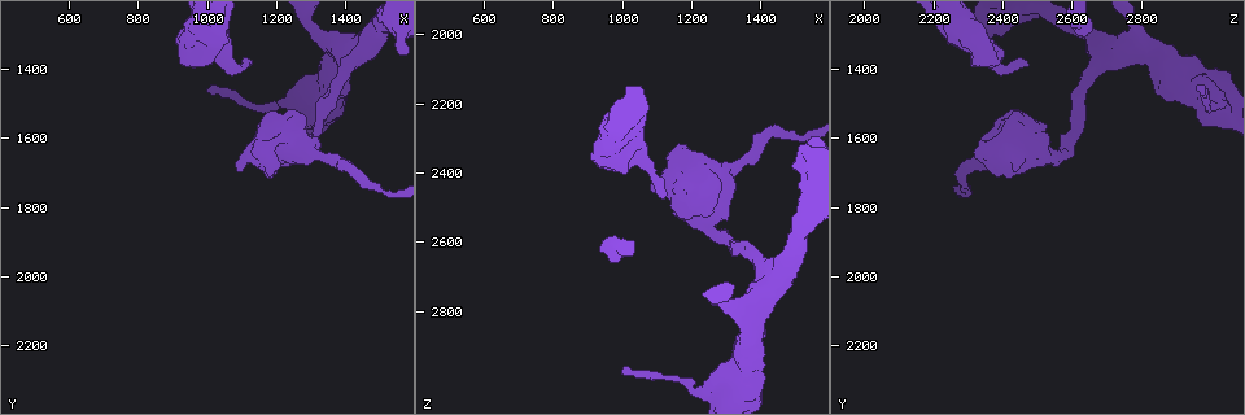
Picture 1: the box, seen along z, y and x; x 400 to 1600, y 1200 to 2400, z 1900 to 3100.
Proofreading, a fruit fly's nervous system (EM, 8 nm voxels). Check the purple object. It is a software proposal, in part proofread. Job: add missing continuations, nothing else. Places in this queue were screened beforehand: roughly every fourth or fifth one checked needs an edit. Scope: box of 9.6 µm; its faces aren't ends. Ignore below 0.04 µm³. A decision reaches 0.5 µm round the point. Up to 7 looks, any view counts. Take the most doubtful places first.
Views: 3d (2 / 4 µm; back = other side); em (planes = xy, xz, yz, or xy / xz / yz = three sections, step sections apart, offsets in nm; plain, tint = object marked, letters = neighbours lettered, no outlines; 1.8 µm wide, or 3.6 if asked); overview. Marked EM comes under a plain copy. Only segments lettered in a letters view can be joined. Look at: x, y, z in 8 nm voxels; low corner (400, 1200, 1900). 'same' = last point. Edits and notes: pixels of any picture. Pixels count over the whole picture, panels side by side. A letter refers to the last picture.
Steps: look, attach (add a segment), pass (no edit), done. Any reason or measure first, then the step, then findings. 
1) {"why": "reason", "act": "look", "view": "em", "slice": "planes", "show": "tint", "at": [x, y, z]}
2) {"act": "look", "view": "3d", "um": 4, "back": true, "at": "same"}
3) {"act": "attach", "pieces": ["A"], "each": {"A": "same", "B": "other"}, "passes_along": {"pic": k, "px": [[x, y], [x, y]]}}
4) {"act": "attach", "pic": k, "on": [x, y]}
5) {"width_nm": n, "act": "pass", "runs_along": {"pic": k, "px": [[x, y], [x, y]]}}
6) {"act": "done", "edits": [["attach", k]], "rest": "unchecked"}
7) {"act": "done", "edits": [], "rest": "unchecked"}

{"why": "branch stops here", "act": "look", "view": "3d", "um": 4, "back": true, "at": [1110, 1390, 2470]}

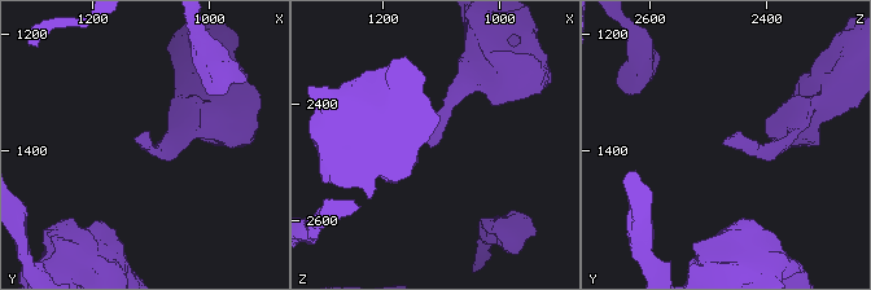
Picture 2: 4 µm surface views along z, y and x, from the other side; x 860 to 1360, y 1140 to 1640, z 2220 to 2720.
{"why": "need the tissue", "act": "look", "view": "em", "slice": "planes", "show": "letters", "at": [1115, 1390, 2470]}

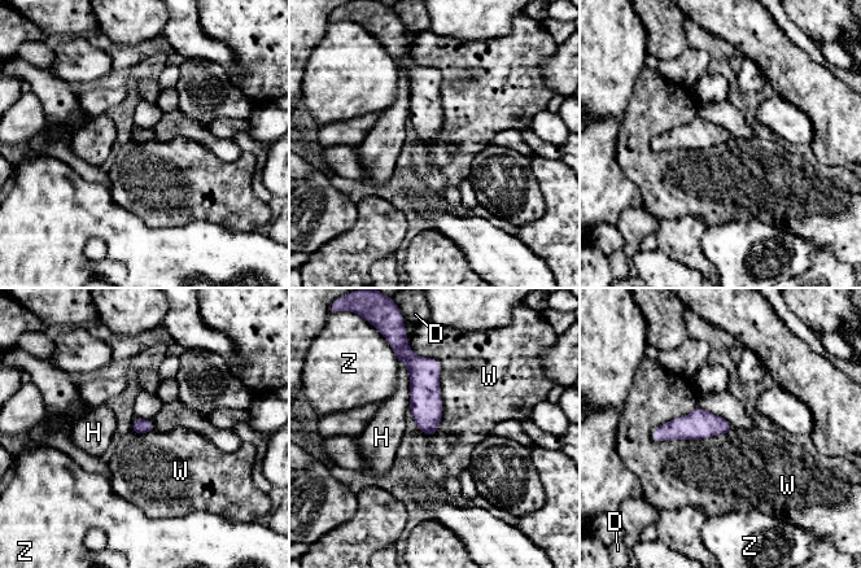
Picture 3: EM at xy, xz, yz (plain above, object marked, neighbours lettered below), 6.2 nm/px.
{"act": "pass", "each": {"D": "other", "H": "other", "W": "other", "Z": "other"}, "found": "none of them fits"}

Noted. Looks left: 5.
{"why": "branch stops here", "act": "look", "view": "em", "slice": "planes", "show": "tint", "at": [1440, 1370, 2760]}

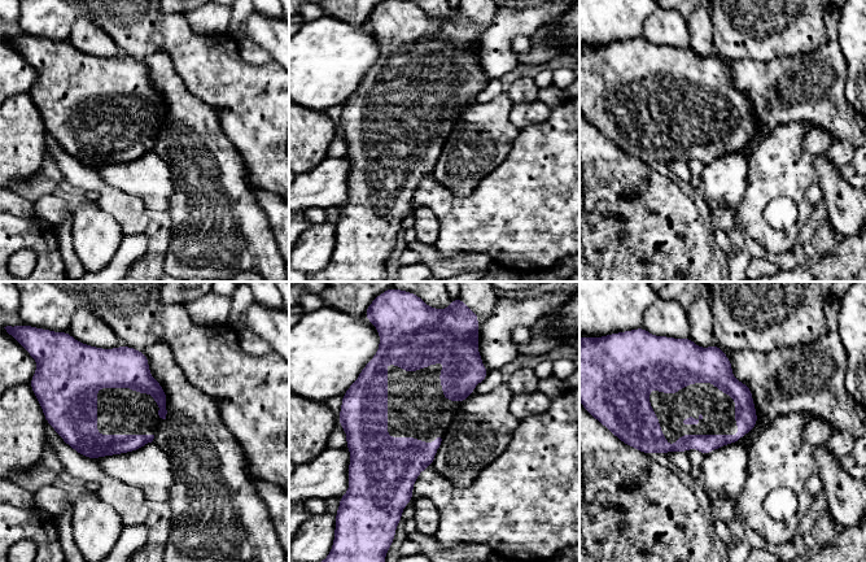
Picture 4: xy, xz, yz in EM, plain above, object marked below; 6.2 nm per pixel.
{"act": "look", "view": "em", "slice": "planes", "show": "letters", "at": "same"}

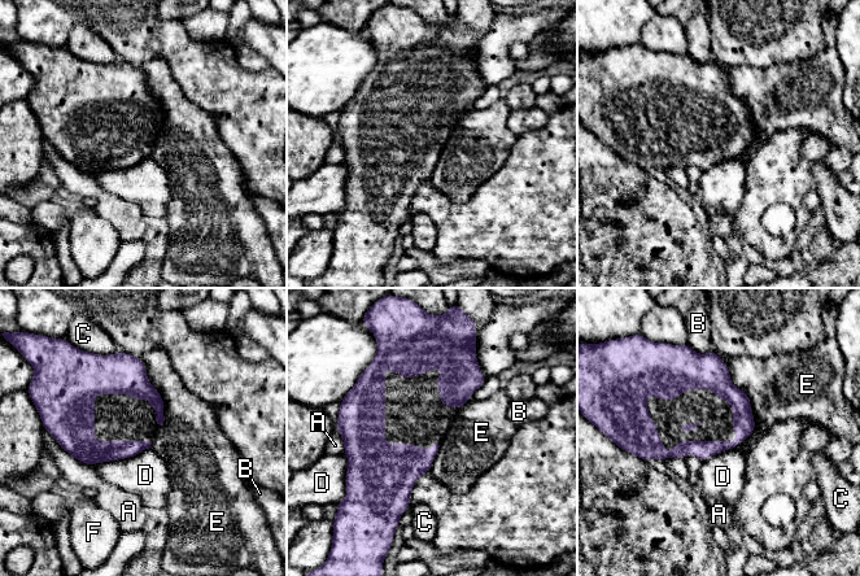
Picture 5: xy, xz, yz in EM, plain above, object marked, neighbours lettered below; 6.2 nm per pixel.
{"longest_contact_nm": ["E", 600], "act": "pass", "each": {"A": "other", "B": "other", "C": "other", "D": "other", "E": "other", "F": "other"}, "border": {"pic": 5, "px": [[717, 354], [754, 418], [738, 448]]}, "found": "none of them fits"}

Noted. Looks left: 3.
{"why": "free end", "act": "look", "view": "3d", "um": 2, "at": [1000, 1450, 2960]}

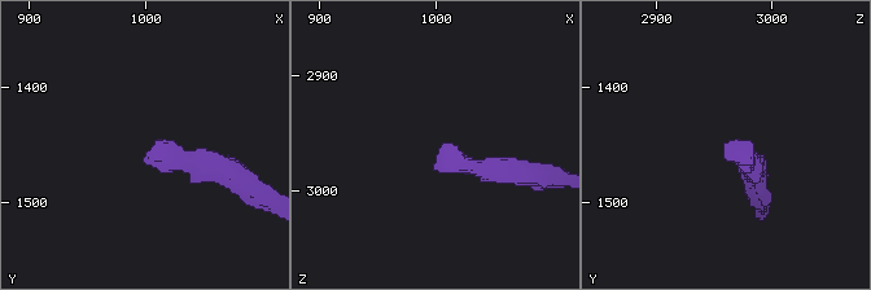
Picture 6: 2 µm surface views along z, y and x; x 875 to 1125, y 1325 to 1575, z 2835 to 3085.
{"why": "now the EM", "act": "look", "view": "em", "slice": "xz", "step": 8, "show": "tint", "at": [1008, 1448, 2960]}

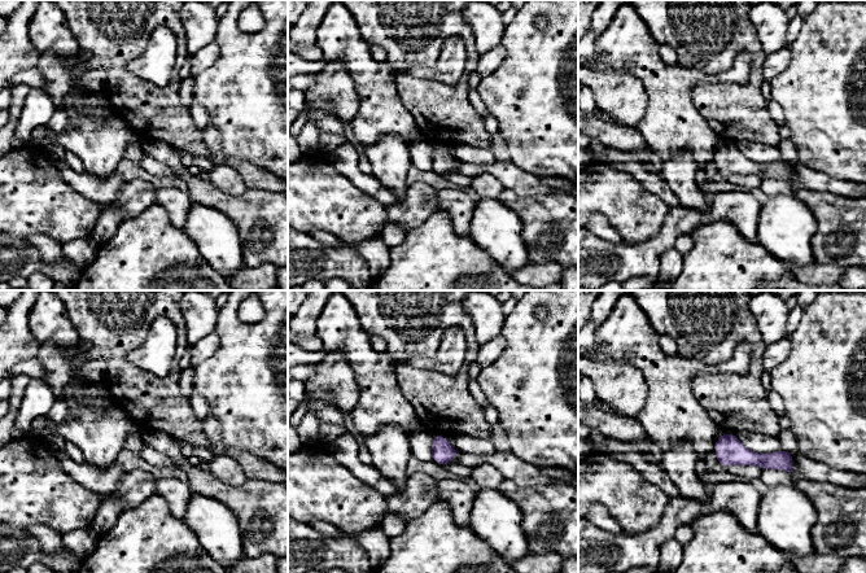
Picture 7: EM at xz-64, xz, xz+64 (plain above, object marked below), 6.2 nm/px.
{"why": "cut it another way", "act": "look", "view": "em", "slice": "planes", "show": "letters", "at": "same"}

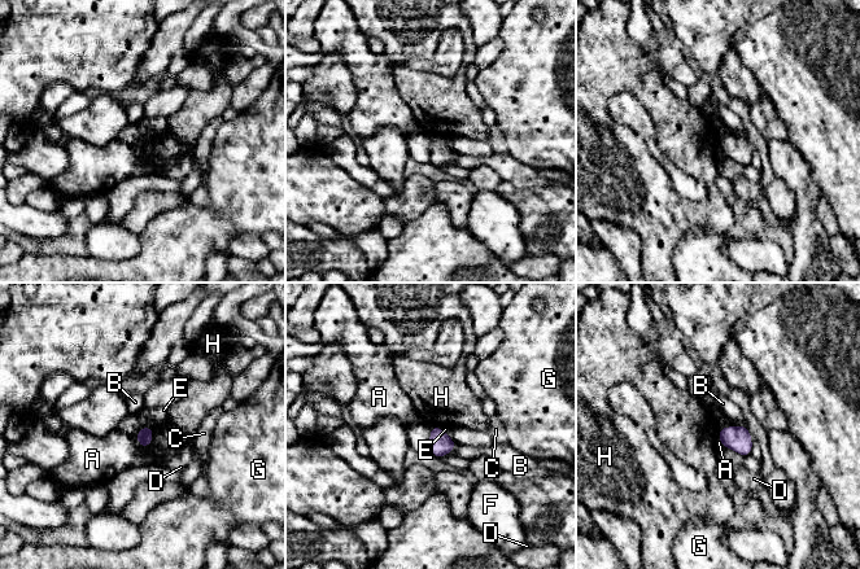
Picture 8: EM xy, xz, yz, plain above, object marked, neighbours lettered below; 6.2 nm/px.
{"act": "pass", "each": {"A": "other", "B": "other", "C": "other", "D": "other", "E": "other", "F": "other", "G": "other", "H": "other"}, "border": {"pic": 8, "px": [[717, 429], [719, 441]]}, "found": "no lettered segment goes on from it"}

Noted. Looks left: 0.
{"act": "done", "edits": [], "rest": "unchecked"}

